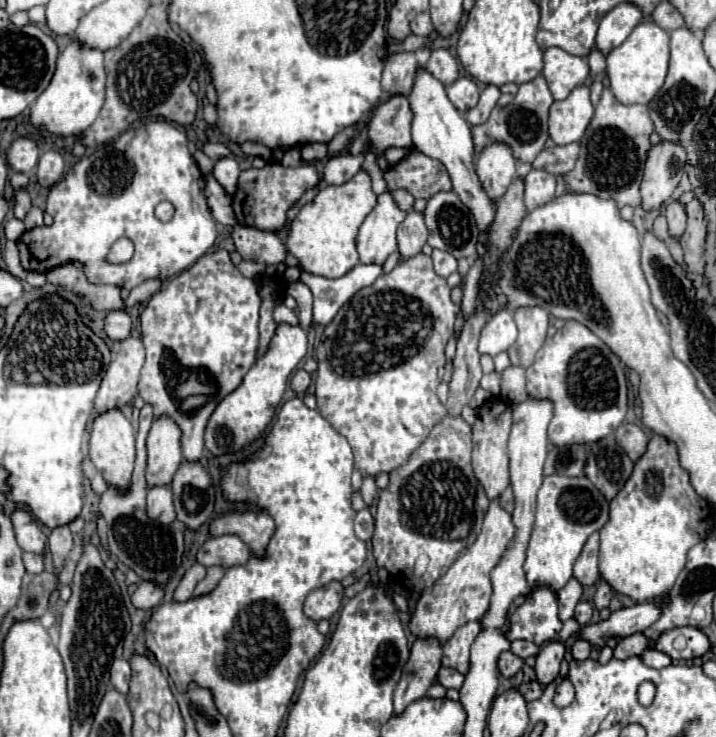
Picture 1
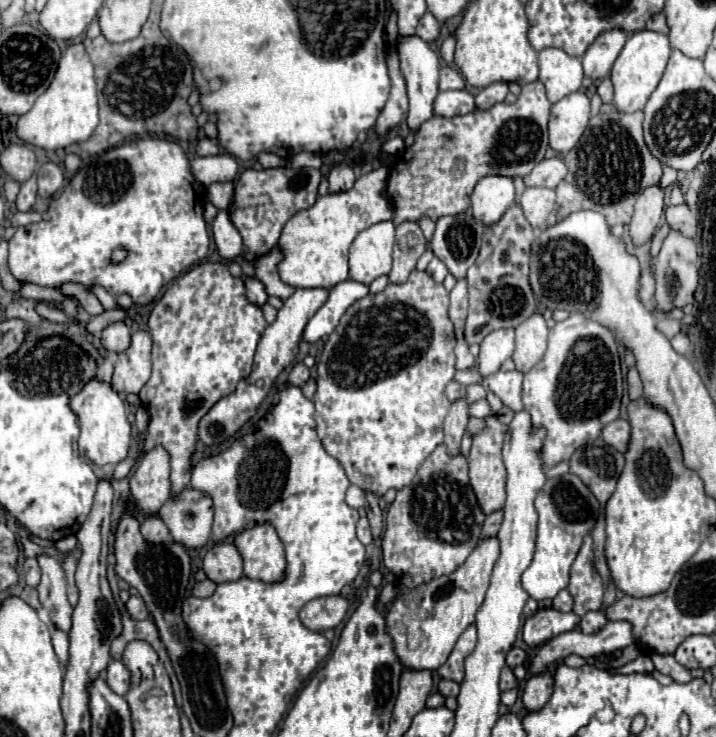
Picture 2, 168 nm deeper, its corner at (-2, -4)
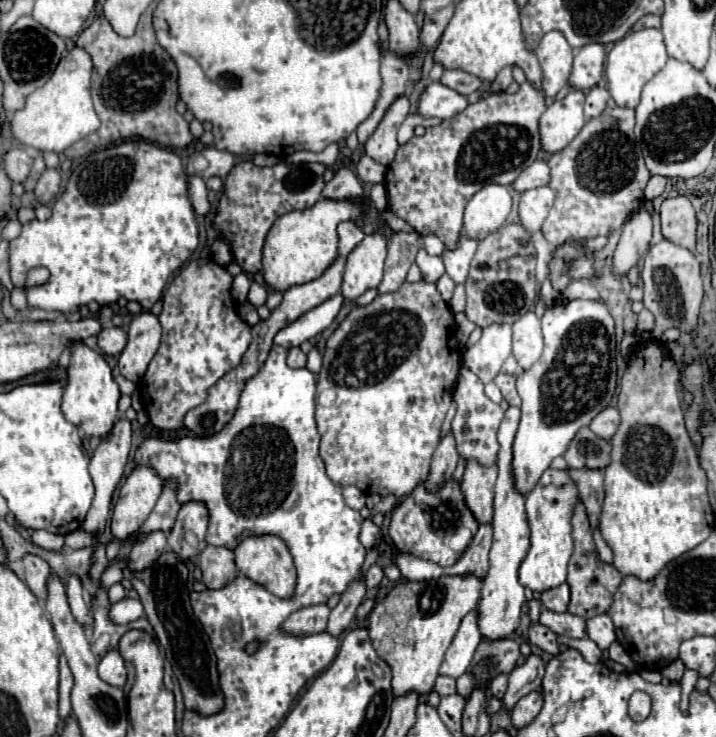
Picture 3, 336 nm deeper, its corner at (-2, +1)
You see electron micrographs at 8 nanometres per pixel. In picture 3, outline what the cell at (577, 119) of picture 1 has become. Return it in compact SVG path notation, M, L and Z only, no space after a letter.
M570 91L568 95L564 95L562 99L556 99L546 111L544 115L540 117L540 143L542 143L542 149L546 153L558 153L562 151L578 133L580 129L584 127L586 123L586 117L584 117L584 93L582 91Z

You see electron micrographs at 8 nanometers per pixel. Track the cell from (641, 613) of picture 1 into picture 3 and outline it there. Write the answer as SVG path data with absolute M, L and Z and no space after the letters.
M530 655L528 661L520 667L516 667L508 677L508 691L502 699L506 711L510 711L524 695L538 691L544 677L544 661L538 655Z

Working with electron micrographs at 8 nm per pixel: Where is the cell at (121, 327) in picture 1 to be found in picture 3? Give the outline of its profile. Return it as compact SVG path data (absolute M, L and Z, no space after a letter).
M104 327L98 335L98 349L104 355L112 355L118 357L122 353L122 349L126 347L126 333L120 327Z

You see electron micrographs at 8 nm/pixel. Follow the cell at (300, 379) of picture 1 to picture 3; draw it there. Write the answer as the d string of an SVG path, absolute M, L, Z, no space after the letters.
M300 347L288 349L288 365L290 367L306 367L306 353Z

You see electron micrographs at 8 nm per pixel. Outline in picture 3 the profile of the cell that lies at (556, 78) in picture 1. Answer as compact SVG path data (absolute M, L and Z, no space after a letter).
M550 31L542 37L536 47L538 61L544 73L544 93L548 105L554 101L558 91L568 83L568 75L572 71L572 47L560 31Z

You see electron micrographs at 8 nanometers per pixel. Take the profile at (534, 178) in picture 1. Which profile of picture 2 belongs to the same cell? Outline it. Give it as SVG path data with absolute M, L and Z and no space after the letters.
M526 188L520 198L524 216L534 228L542 228L546 224L546 218L552 212L554 202L556 194L550 188Z

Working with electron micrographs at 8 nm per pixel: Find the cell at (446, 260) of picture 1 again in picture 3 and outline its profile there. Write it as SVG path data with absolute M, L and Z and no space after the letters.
M424 249L418 251L416 265L420 267L424 281L428 281L428 283L436 283L436 281L440 279L440 275L444 273L444 263L442 263L442 259L428 255Z

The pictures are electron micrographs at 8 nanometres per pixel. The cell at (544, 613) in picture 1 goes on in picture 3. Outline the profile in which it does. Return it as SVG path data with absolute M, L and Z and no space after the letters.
M542 609L540 623L546 625L556 635L566 635L574 639L586 637L586 619L572 613L554 613L554 611Z

